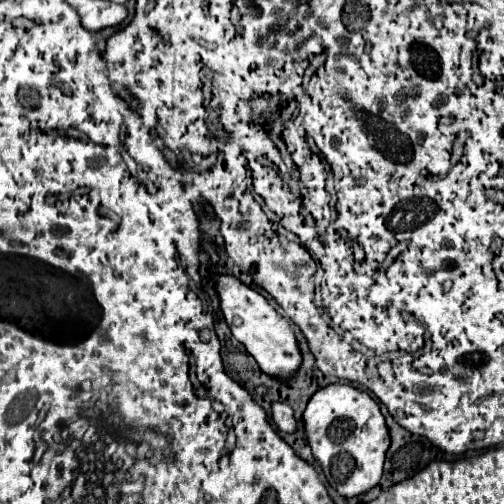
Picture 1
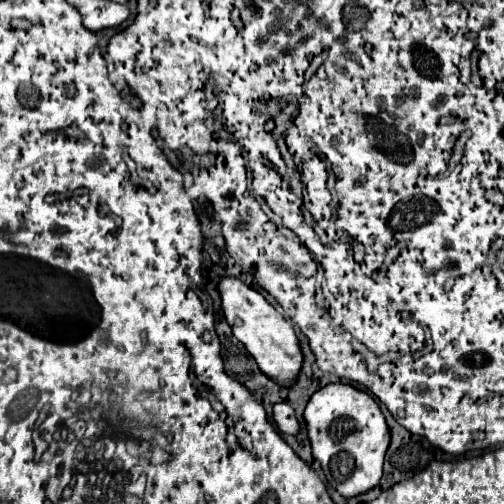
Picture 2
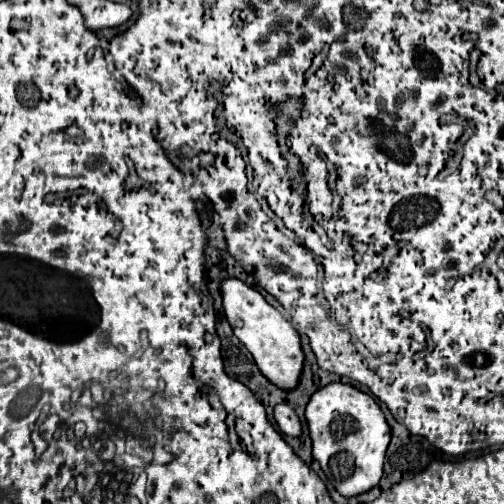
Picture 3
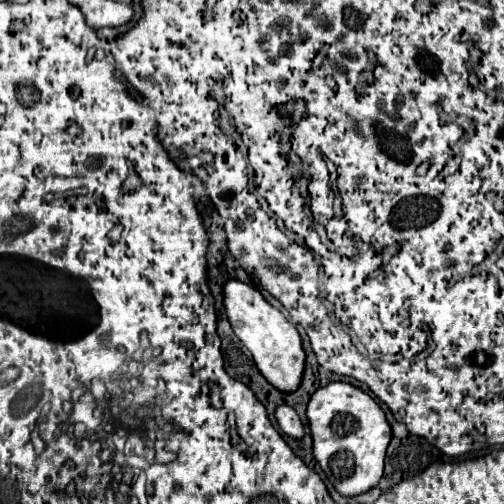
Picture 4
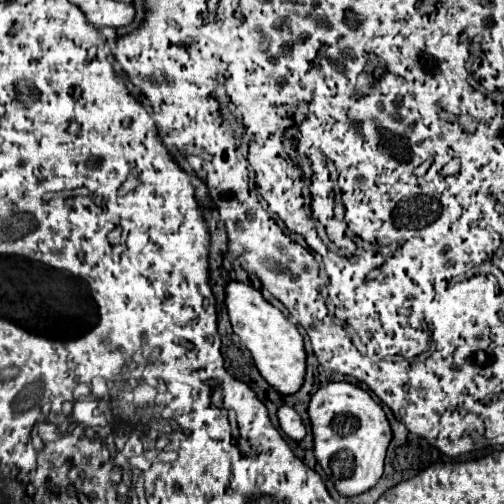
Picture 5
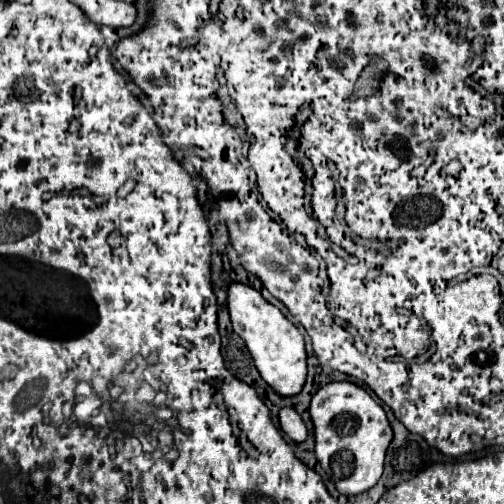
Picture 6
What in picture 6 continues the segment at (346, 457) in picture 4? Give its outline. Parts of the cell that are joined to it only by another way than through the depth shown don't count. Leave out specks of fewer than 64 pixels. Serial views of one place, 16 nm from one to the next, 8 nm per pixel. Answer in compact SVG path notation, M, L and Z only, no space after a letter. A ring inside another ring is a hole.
M330 382L312 396L310 418L314 424L316 458L336 490L344 496L356 496L376 486L384 470L386 448L392 440L392 428L382 406L352 382Z

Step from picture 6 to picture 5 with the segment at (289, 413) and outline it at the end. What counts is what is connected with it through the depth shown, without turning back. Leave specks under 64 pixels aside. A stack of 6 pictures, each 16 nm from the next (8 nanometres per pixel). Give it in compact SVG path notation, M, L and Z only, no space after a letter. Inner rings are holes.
M280 406L278 412L276 412L276 416L278 416L278 424L280 424L280 428L282 428L282 432L286 436L290 436L294 440L302 440L306 436L306 428L304 428L304 424L302 424L302 420L296 414L294 408Z

